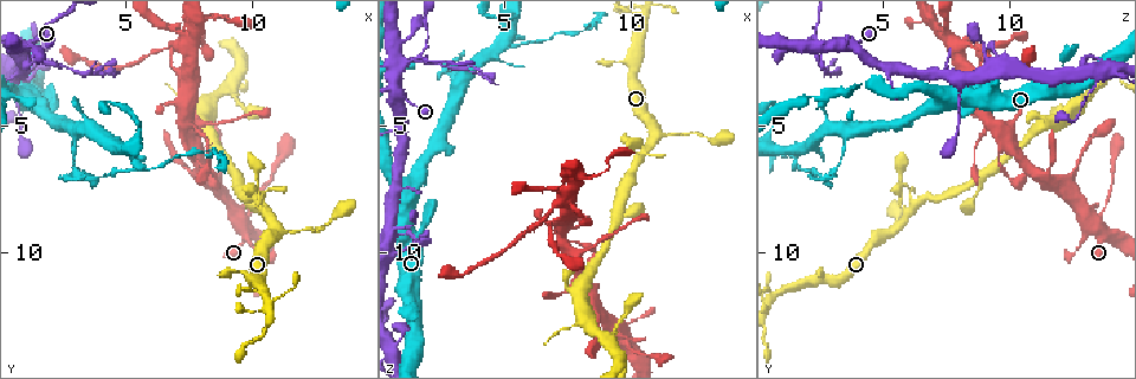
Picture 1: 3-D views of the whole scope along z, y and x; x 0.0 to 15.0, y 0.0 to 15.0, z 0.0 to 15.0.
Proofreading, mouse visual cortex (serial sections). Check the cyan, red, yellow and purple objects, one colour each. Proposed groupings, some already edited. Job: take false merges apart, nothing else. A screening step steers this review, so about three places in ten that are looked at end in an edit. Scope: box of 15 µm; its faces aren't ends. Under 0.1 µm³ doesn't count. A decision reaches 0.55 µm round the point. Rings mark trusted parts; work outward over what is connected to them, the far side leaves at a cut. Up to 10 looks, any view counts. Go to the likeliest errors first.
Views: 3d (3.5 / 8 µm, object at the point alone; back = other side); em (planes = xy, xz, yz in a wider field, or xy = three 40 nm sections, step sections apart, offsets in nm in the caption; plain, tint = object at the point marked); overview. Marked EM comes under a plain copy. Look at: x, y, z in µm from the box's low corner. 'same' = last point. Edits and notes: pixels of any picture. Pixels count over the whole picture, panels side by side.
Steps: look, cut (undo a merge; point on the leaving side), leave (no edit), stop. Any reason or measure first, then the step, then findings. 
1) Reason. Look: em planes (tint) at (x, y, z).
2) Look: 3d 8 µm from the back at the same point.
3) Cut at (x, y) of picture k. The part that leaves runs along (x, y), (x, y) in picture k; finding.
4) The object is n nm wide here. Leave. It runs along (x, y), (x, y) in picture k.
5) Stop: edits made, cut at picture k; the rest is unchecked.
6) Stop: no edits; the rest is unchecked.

A fork. Look: em planes (tint) at (1.6, 1.5, 2.3).

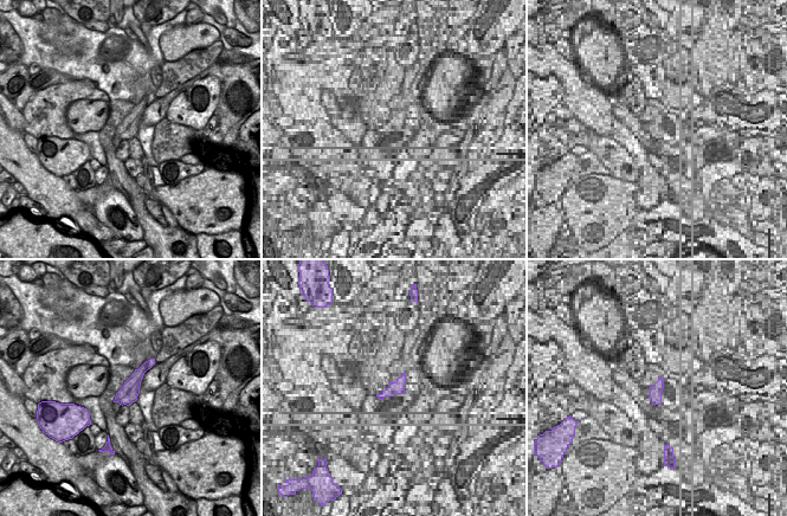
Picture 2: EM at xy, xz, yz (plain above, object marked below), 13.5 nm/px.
Look: 3d 3.5 µm at the same point.

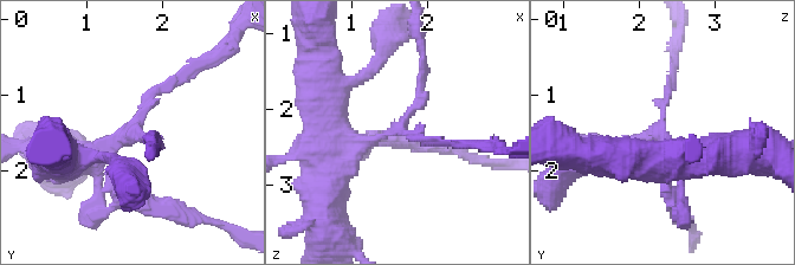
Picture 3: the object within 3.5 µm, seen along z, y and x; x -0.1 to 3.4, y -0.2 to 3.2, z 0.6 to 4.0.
Leave. Continuous, no second cell.

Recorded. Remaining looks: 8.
Look: 3d 3.5 µm at (3.0, 5.3, 3.6).

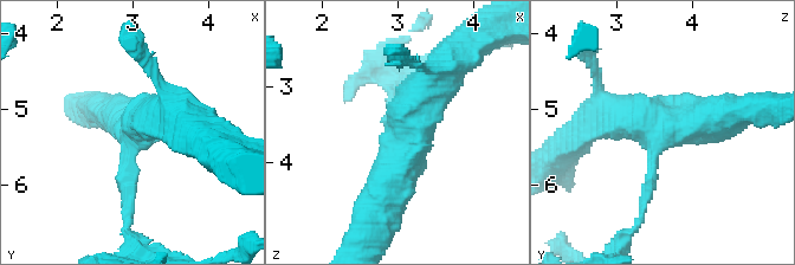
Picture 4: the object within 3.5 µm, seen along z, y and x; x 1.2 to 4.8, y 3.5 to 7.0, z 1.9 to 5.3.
3 arms meet here; the arms are 150, 500, 500 nm wide; need the tissue. Look: em xy step 3 (tint) at (3.05, 5.35, 3.65).

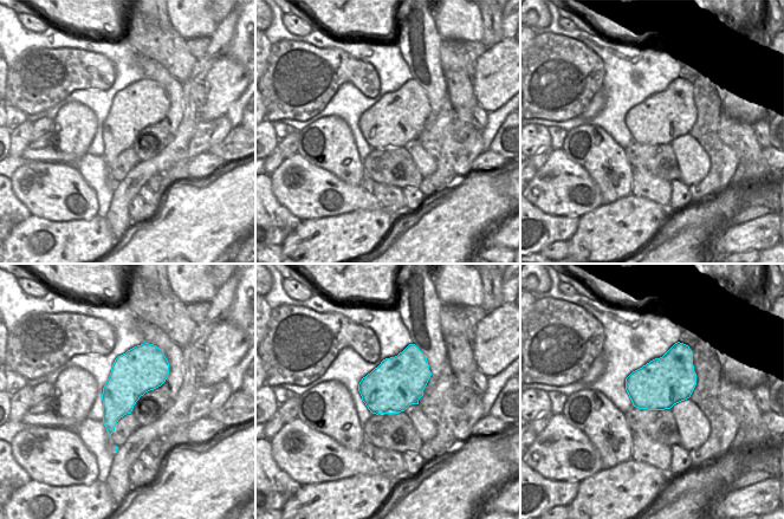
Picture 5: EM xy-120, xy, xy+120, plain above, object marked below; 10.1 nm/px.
Leave. All the same cell.

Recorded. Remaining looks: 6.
Abrupt turn. Look: 3d 8 µm at (3.1, 7.0, 2.9).

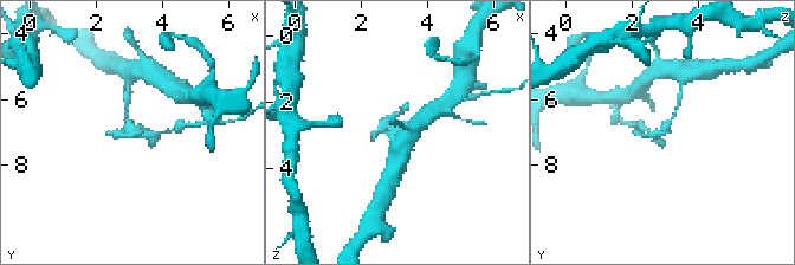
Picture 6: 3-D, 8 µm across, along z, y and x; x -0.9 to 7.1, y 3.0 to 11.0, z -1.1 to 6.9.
Closer look. Look: 3d 3.5 µm at (3.1, 7.0, 2.8).

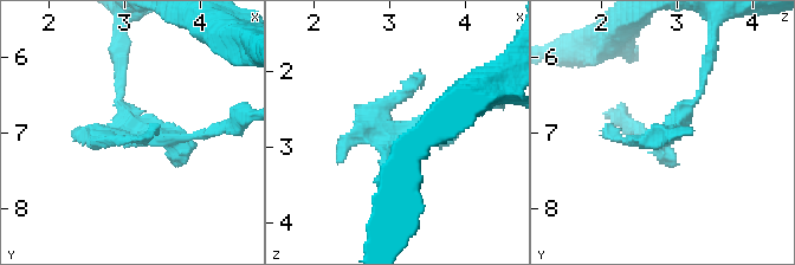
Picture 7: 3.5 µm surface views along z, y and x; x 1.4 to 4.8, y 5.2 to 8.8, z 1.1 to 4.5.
Shape alone is not enough. Look: em planes (tint) at (3.10, 7.05, 2.90).

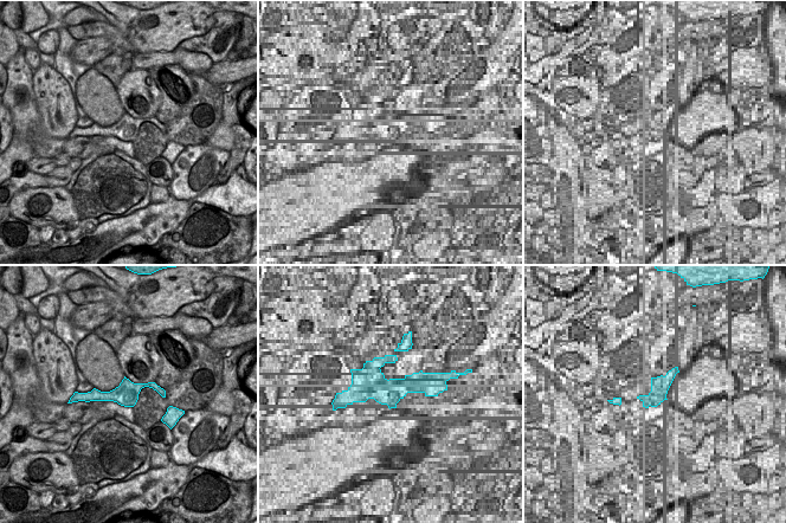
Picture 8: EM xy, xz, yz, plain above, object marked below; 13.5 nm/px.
Cut at (369, 127) of picture 7. Two cells meet here.

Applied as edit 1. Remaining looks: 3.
Redraw. Look: overview.

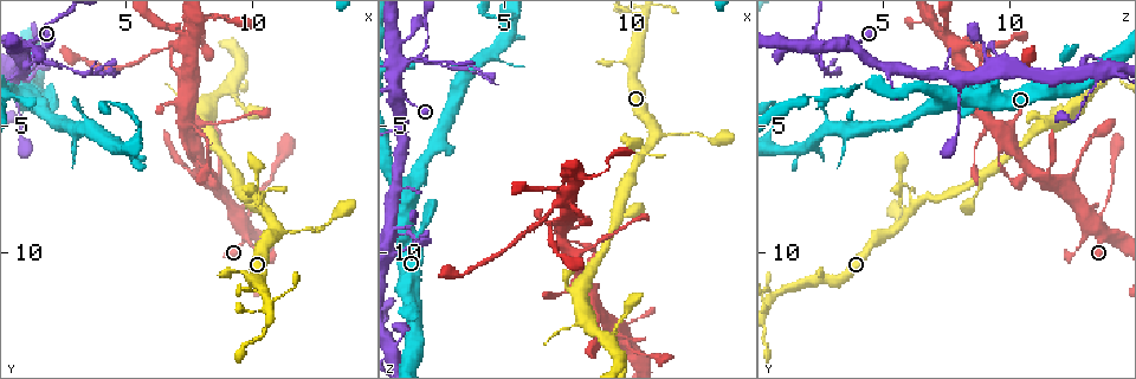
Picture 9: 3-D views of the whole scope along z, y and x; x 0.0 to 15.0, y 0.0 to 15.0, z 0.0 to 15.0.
Sharp bend. Look: 3d 3.5 µm at (9.7, 8.6, 13.6).

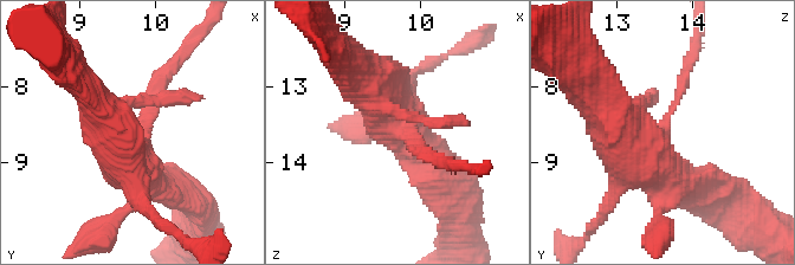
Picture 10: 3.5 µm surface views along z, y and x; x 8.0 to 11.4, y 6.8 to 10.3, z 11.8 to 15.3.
Look: em xy step 3 (tint) at (9.75, 8.55, 13.60).

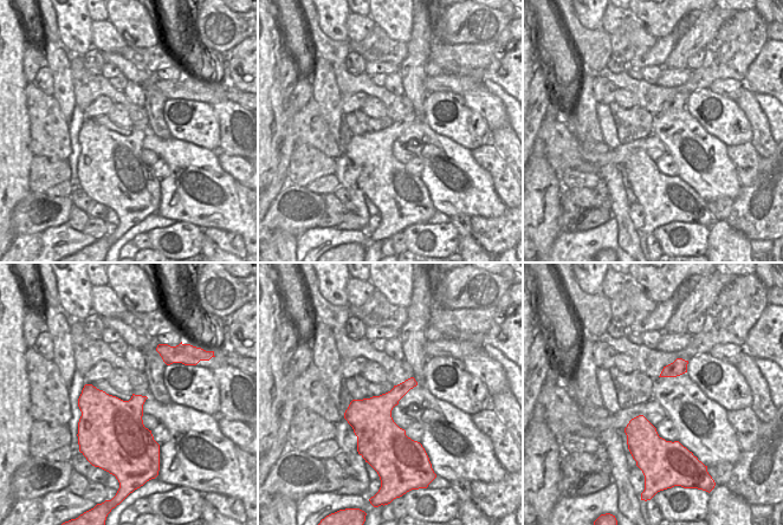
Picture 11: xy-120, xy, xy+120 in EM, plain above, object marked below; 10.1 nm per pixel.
Leave. It runs along (141, 192), (130, 137), (174, 64) in picture 10; one cell here.

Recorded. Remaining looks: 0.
Stop: edits made, cut at picture 7; the rest is unchecked.

